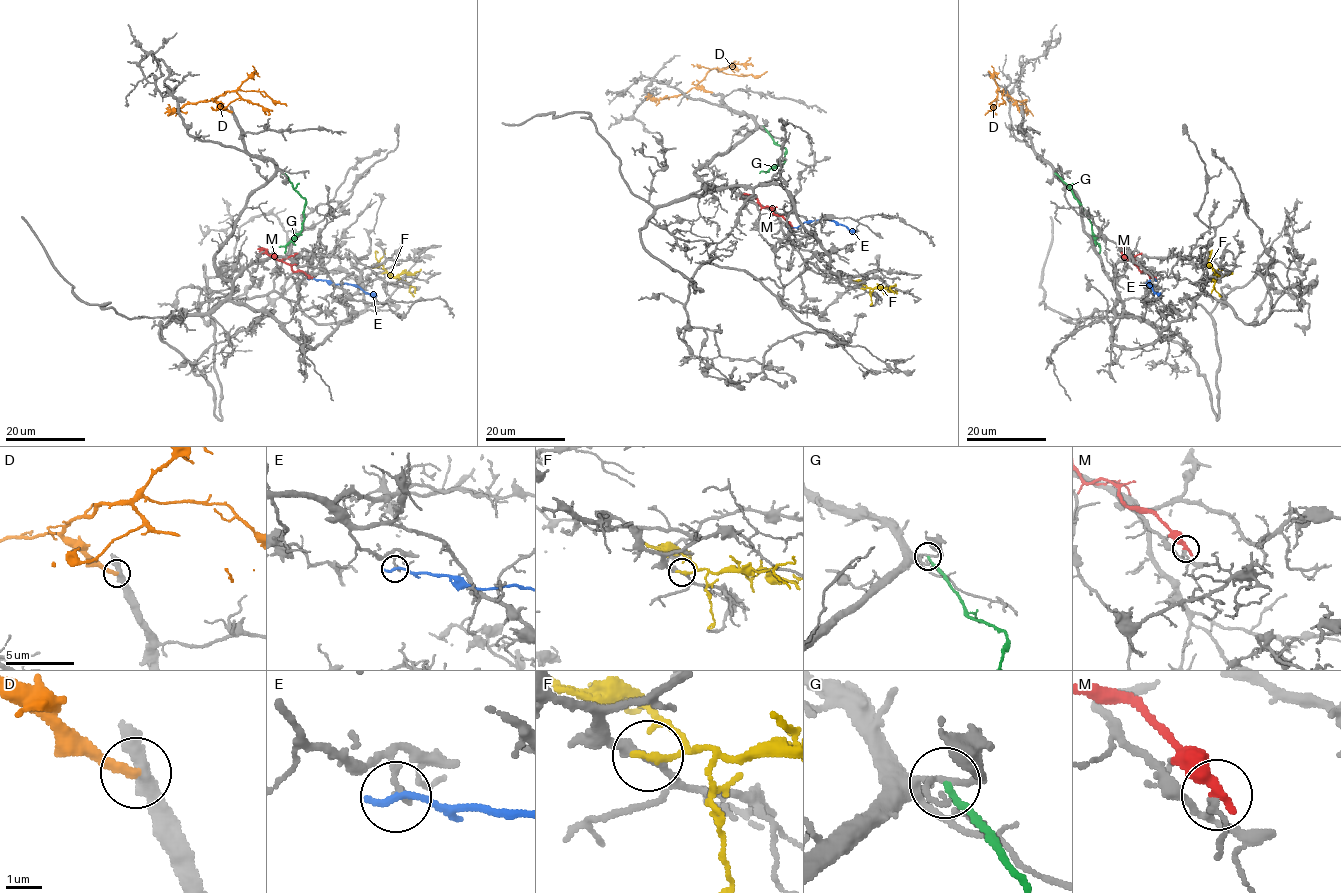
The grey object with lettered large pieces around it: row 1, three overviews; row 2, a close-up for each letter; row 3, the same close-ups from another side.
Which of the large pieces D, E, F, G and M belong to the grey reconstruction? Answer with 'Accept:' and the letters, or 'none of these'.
Accept: D

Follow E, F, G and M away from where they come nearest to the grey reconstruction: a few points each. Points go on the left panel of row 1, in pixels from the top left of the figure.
E: (310, 278), (329, 280), (334, 284), (347, 283), (376, 296)
F: (382, 273), (409, 283), (413, 296)
G: (282, 173), (305, 199), (302, 230), (286, 246), (284, 253)
M: (311, 277), (301, 271), (293, 271), (289, 264), (257, 249)

